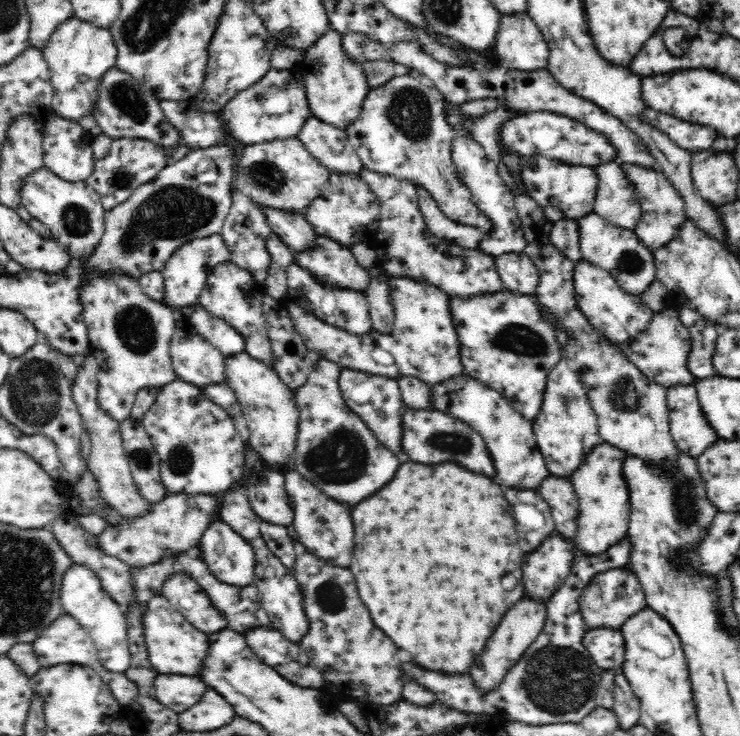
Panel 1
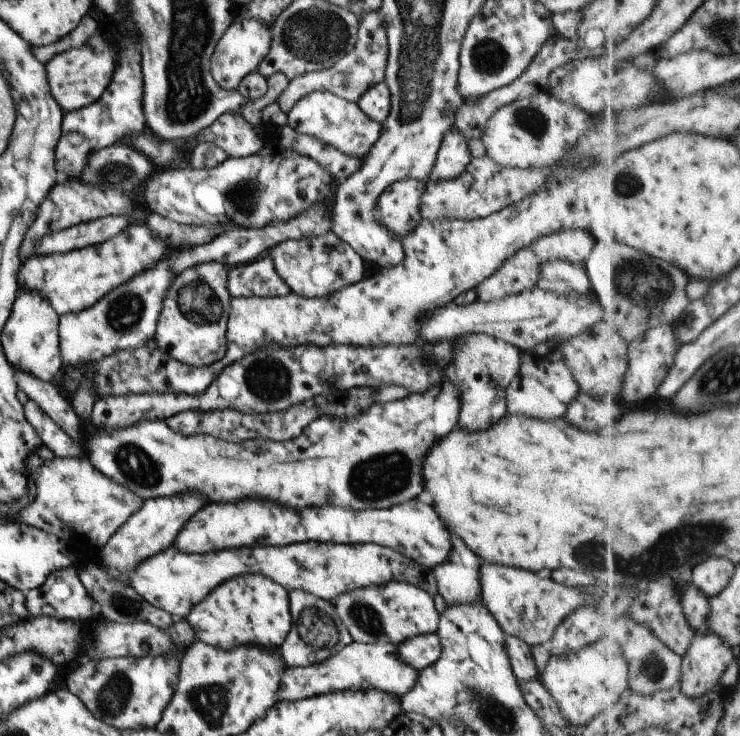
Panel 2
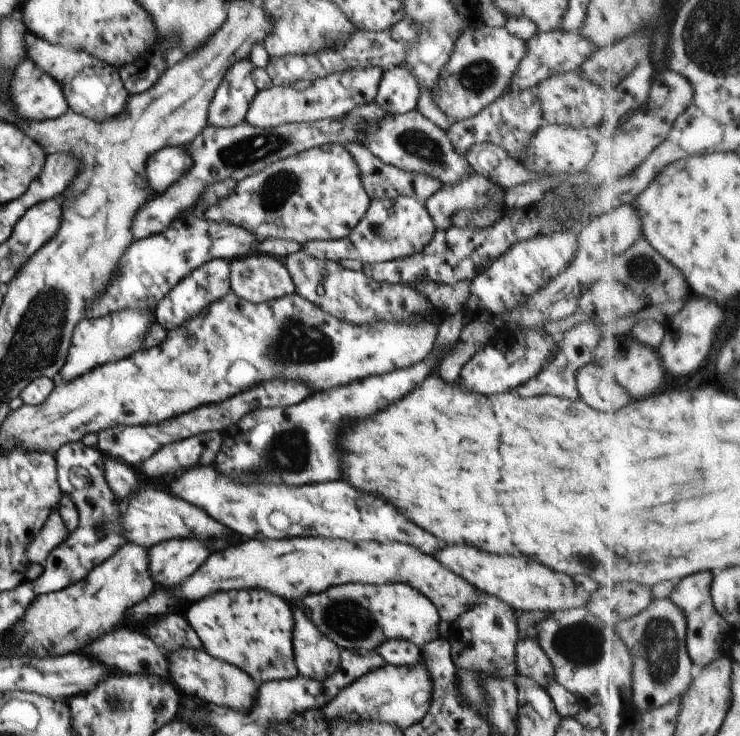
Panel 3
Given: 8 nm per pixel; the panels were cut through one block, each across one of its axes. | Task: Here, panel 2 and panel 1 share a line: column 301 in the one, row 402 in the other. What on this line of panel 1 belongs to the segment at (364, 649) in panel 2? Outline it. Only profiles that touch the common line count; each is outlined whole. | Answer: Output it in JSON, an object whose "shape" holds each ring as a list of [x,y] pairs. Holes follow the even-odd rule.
{"shape":[[[679,385],[667,390],[669,431],[677,448],[696,458],[716,440],[716,434],[700,406],[697,389],[693,385]]]}

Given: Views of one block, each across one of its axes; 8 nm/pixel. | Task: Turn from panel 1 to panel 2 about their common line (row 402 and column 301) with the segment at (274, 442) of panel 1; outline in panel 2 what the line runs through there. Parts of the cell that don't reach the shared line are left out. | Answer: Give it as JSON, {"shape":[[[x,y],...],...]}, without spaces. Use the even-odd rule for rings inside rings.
{"shape":[[[333,230],[311,239],[285,240],[271,248],[268,256],[291,292],[303,297],[322,298],[365,277],[365,260]]]}

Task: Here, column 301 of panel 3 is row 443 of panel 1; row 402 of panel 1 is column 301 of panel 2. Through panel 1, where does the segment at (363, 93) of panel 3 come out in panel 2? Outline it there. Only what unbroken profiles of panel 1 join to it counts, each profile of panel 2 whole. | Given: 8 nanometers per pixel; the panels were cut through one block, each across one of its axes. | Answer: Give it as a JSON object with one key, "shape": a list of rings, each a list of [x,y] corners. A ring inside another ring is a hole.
{"shape":[[[377,11],[363,14],[359,19],[357,41],[349,53],[346,53],[329,69],[312,71],[289,80],[289,85],[276,100],[282,112],[289,113],[301,98],[318,90],[330,91],[350,102],[357,103],[370,87],[385,80],[388,43],[383,20]]]}

